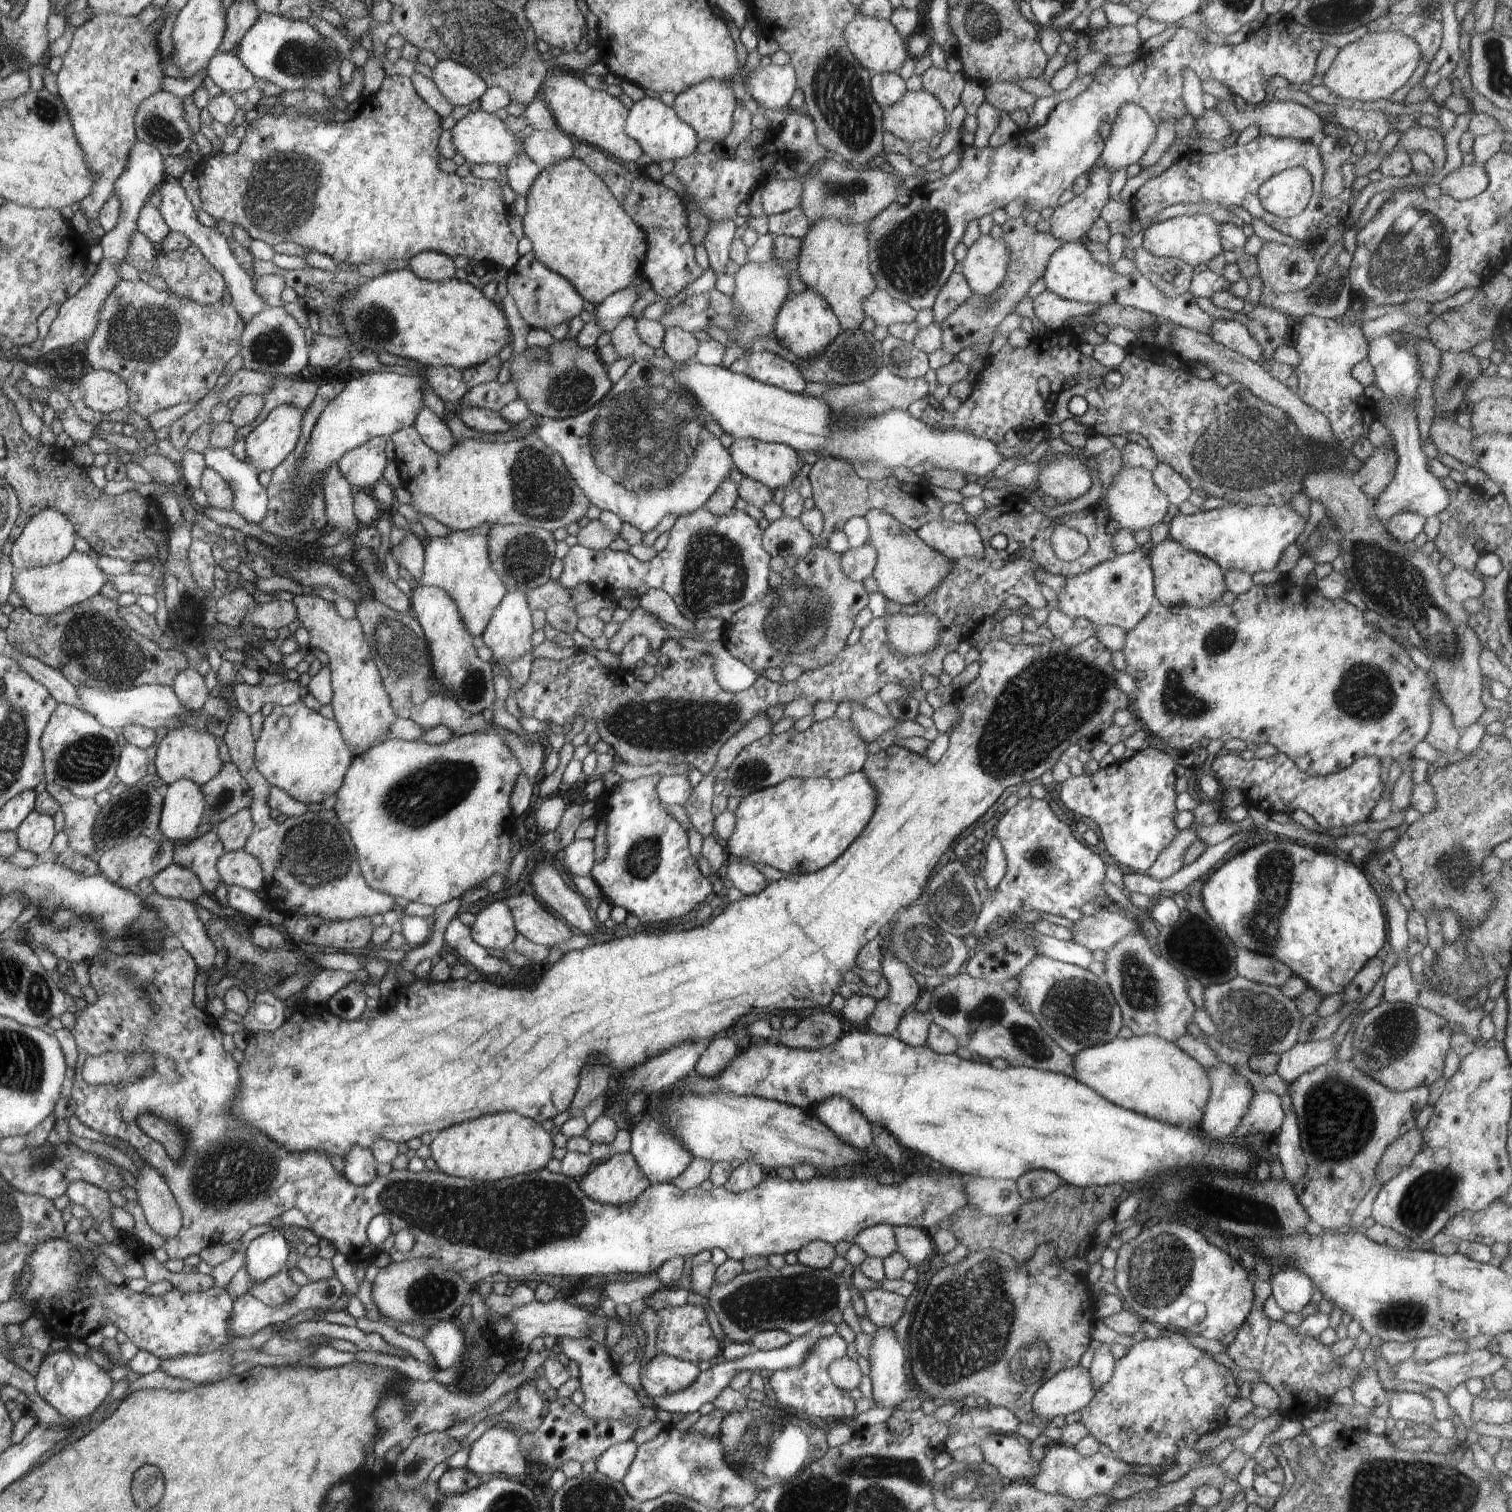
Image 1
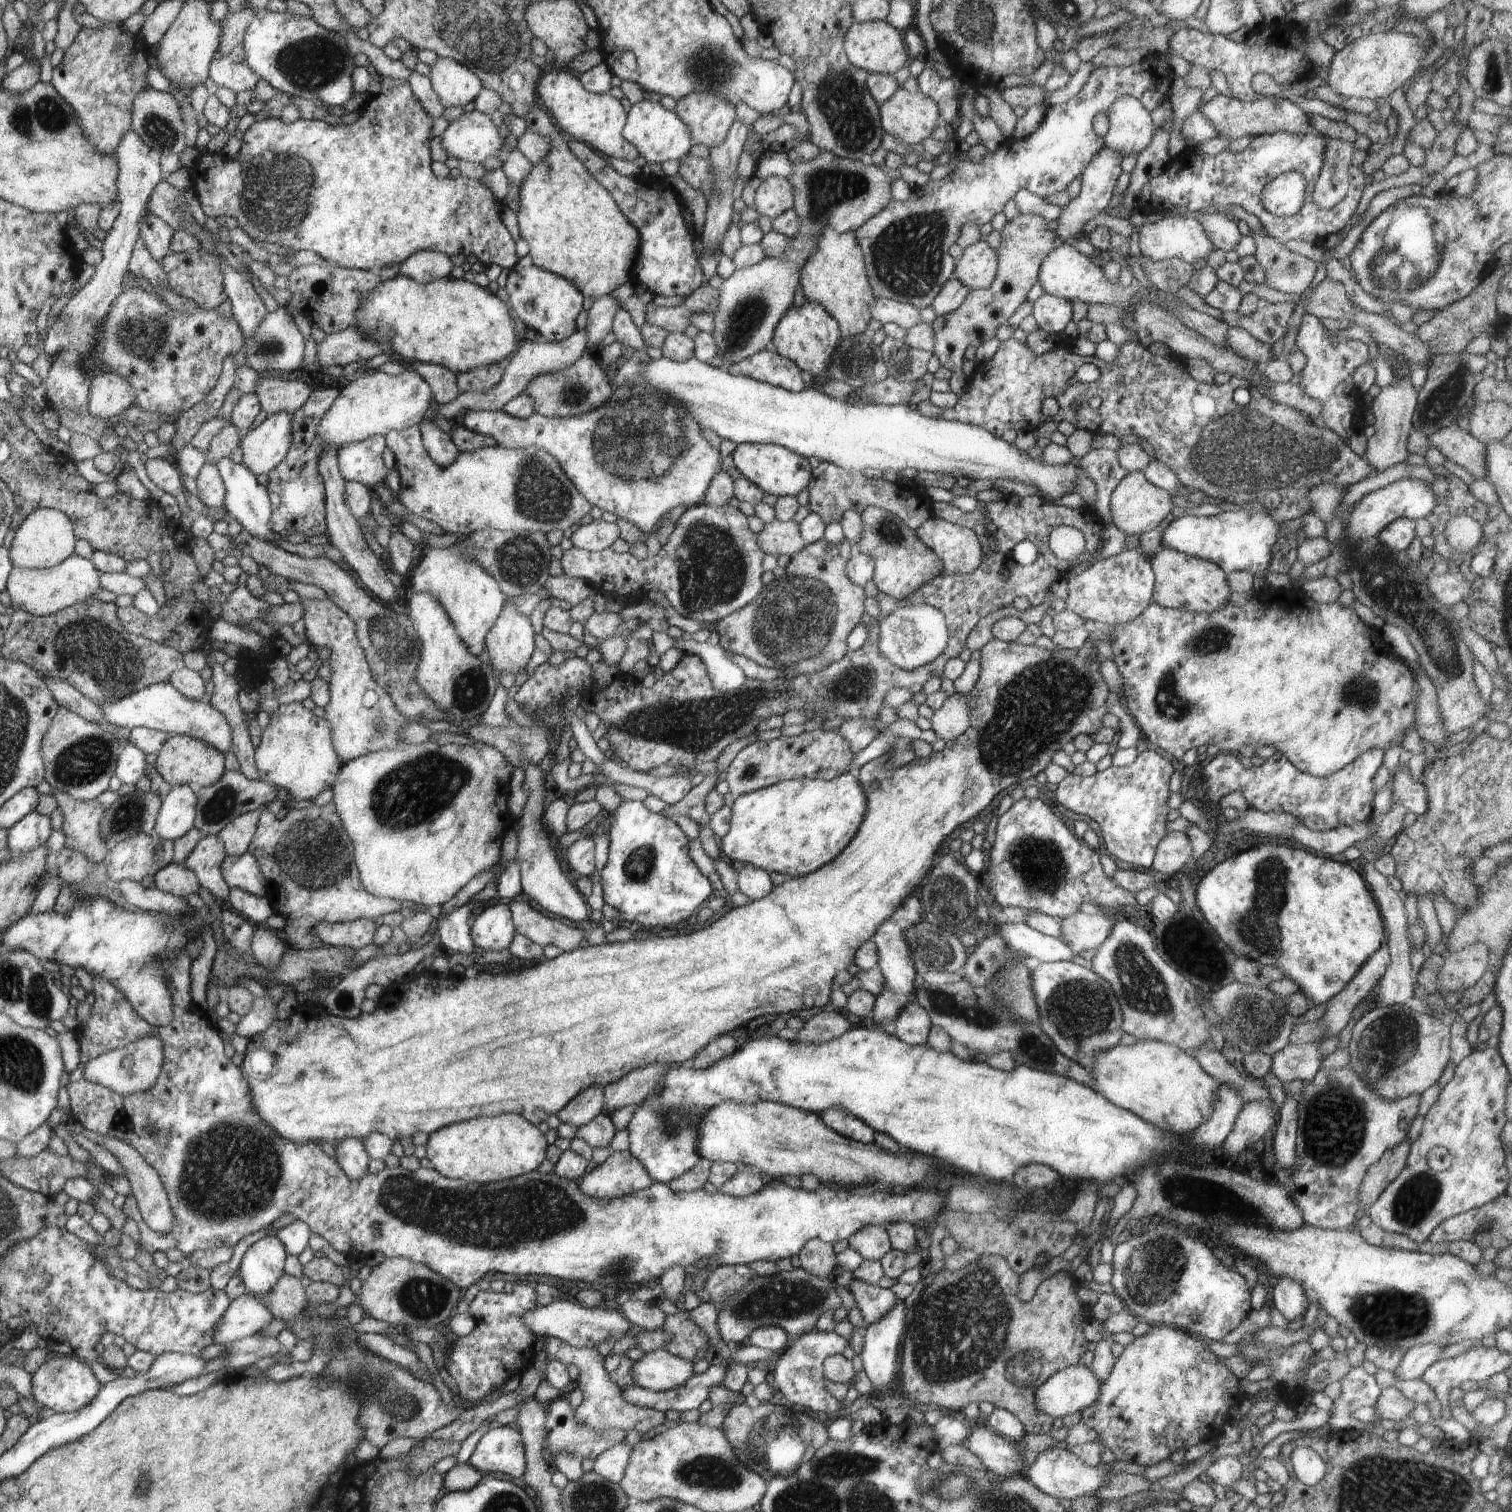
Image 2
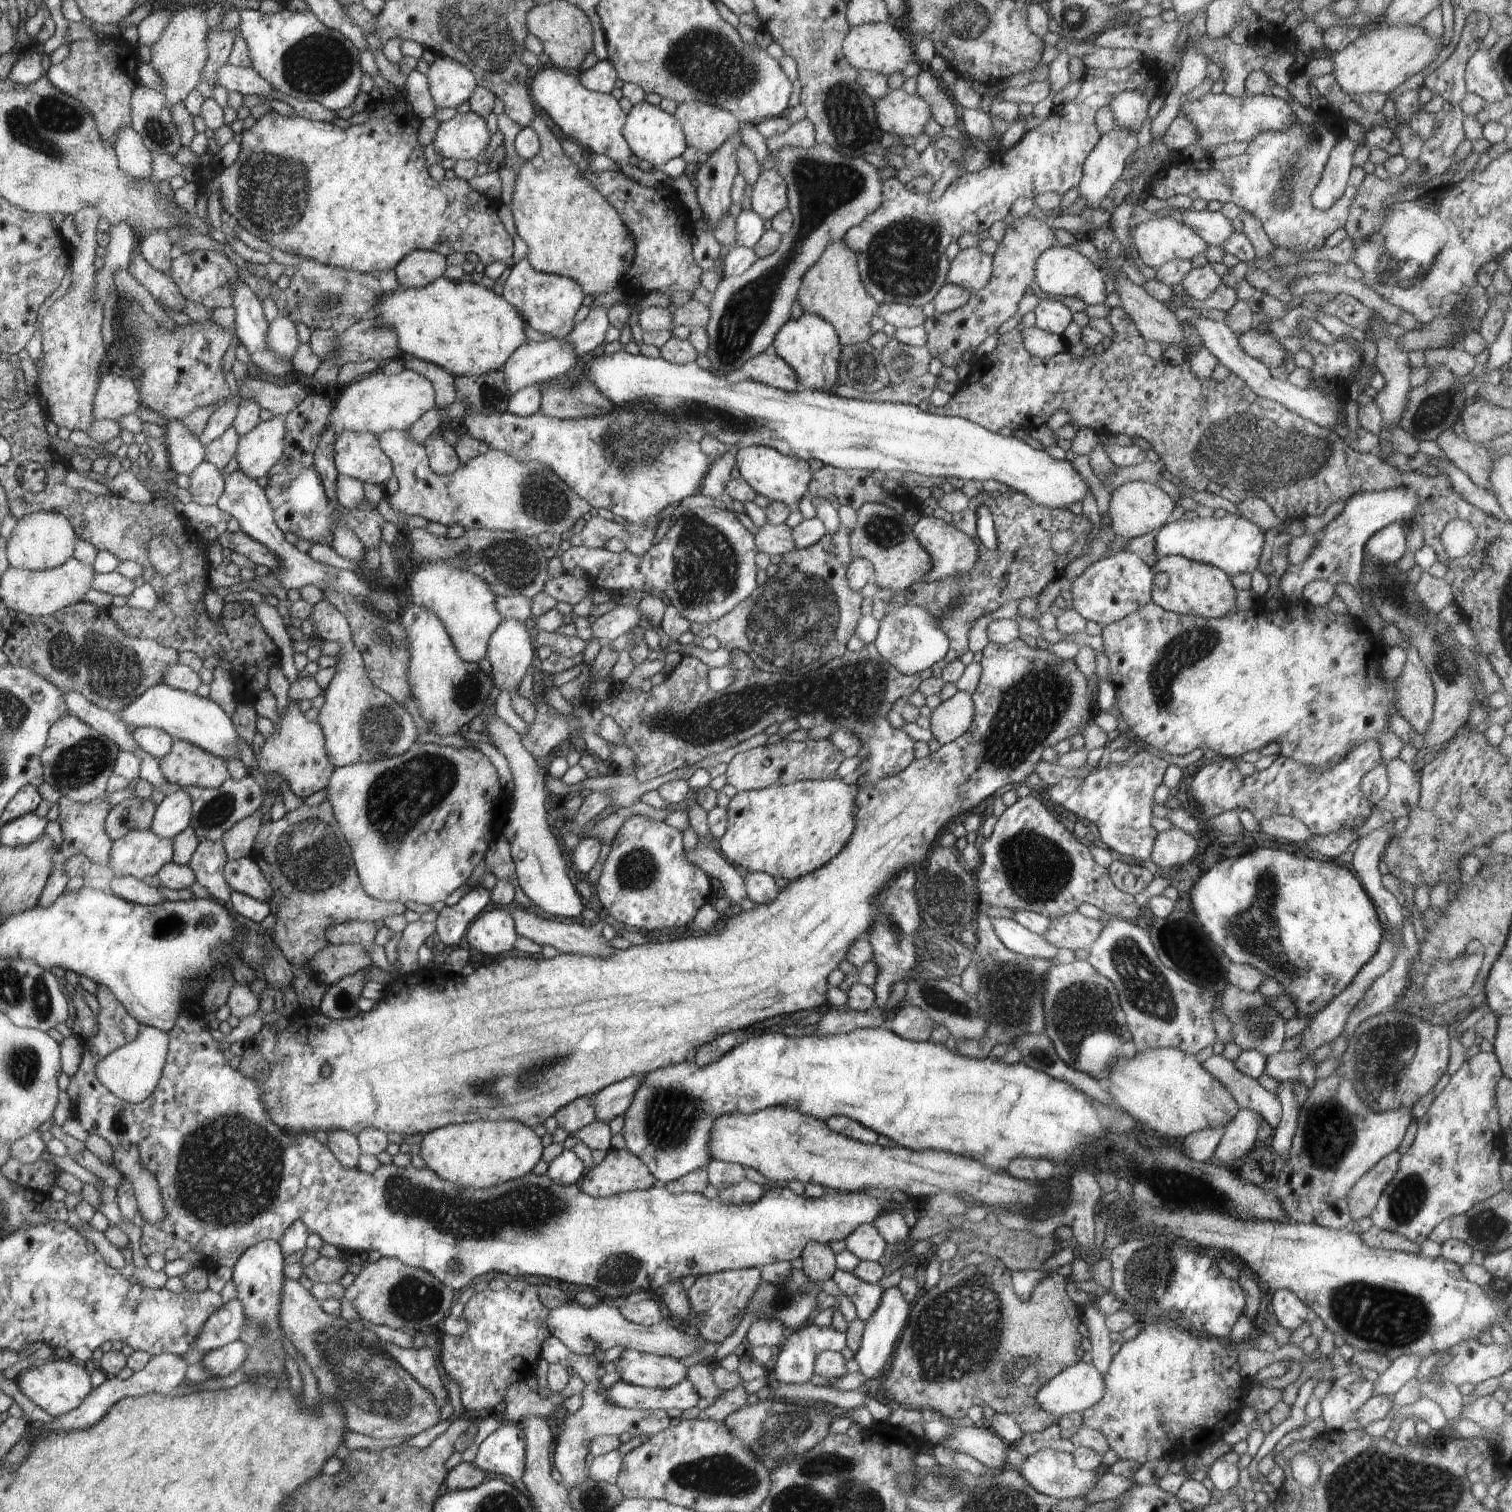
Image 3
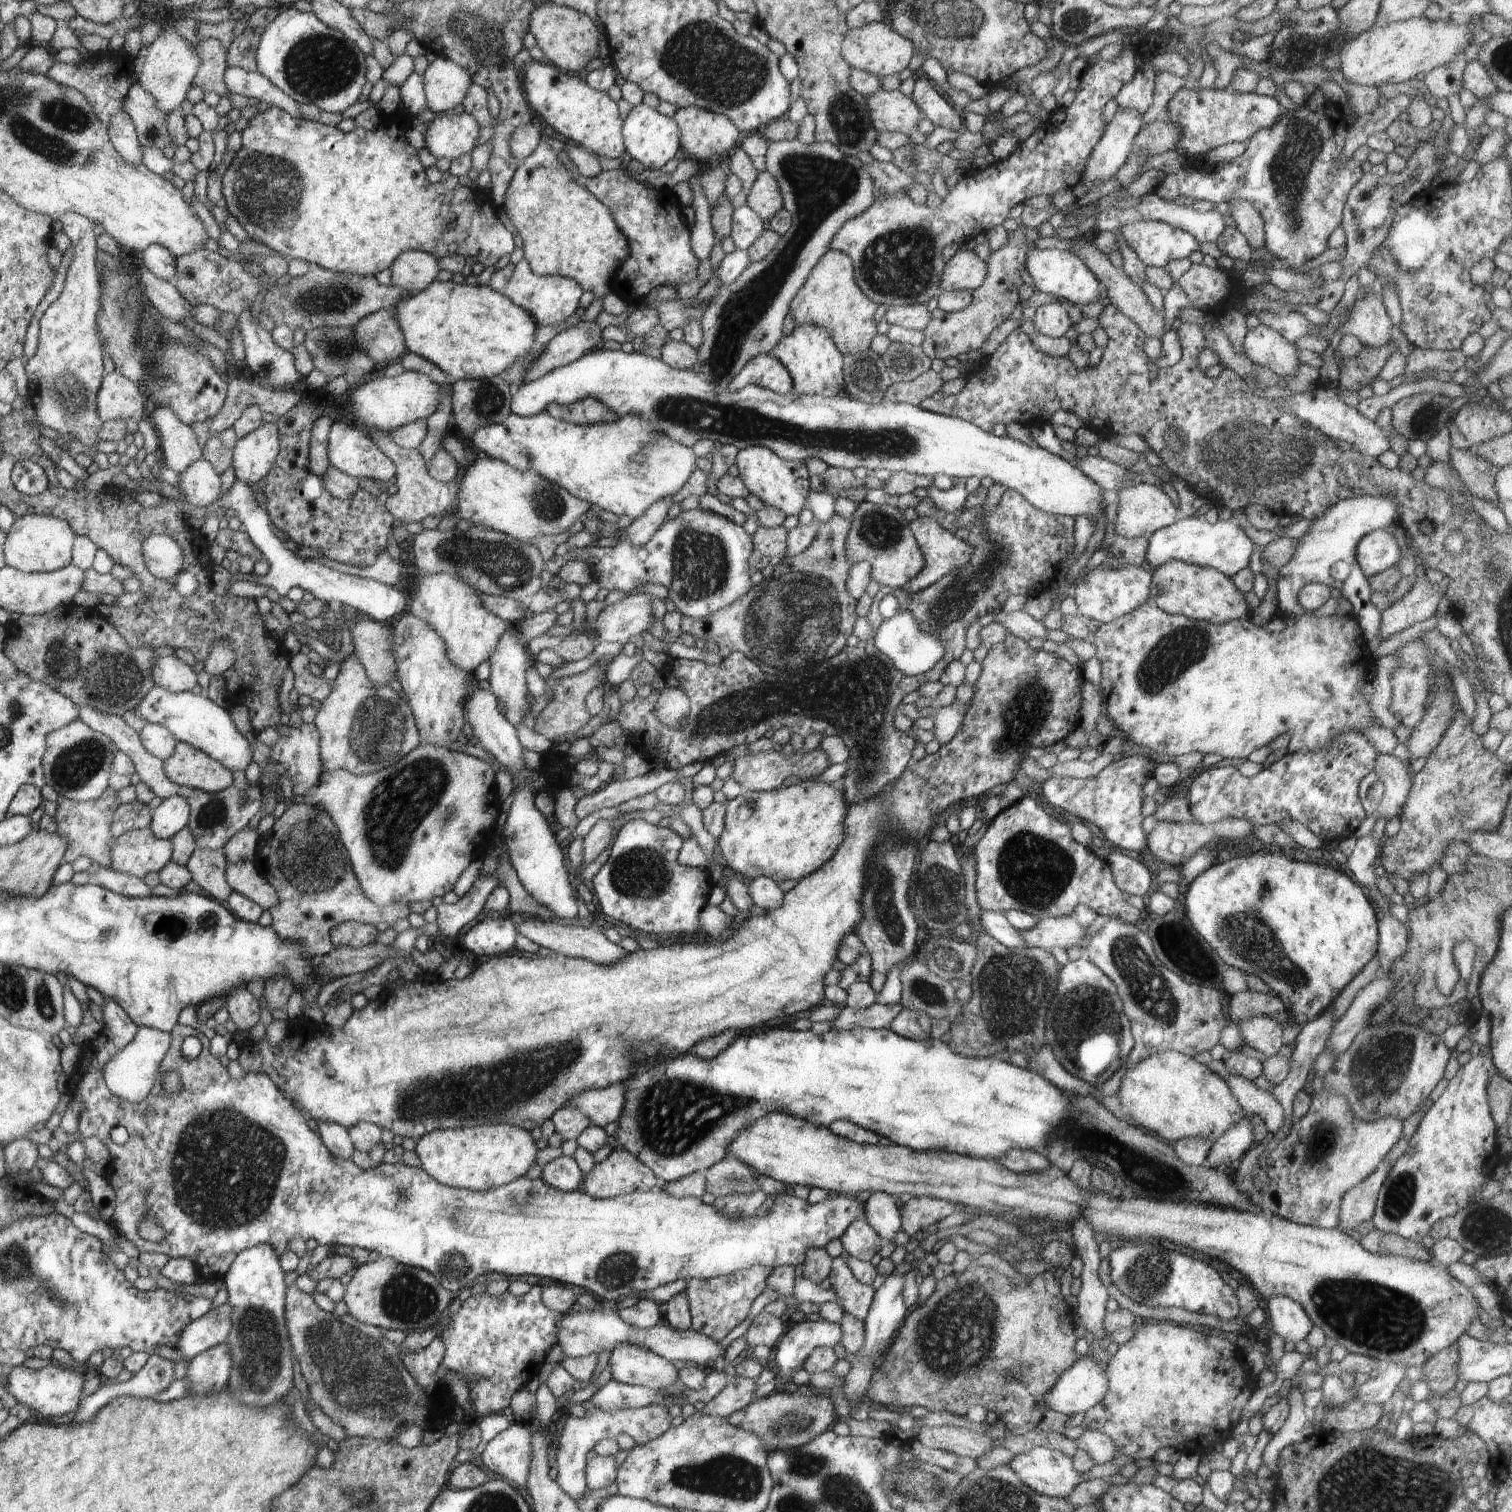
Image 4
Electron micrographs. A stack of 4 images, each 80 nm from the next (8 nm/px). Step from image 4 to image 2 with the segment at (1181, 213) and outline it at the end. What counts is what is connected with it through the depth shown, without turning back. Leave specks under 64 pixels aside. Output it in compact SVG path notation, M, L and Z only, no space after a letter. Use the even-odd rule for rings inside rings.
M1205 213L1198 222L1204 227L1207 237L1216 249L1227 252L1235 250L1237 242L1241 239L1237 224L1230 220L1224 213Z

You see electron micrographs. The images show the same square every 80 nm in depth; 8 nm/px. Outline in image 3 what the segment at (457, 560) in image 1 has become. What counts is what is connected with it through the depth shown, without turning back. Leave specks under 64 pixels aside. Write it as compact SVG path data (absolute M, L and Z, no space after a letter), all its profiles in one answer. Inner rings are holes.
M424 563L410 582L412 602L437 615L449 631L454 646L464 662L478 663L486 654L492 634L504 620L497 609L497 595L492 586L471 572L446 566L444 563Z

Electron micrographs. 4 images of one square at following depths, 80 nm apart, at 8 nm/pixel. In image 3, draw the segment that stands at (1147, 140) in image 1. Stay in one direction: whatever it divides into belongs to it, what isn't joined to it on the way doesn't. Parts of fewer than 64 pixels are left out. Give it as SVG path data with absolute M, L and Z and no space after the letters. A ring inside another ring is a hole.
M1125 90L1114 97L1112 107L1116 127L1126 127L1137 133L1144 118L1148 117L1150 100L1141 90Z

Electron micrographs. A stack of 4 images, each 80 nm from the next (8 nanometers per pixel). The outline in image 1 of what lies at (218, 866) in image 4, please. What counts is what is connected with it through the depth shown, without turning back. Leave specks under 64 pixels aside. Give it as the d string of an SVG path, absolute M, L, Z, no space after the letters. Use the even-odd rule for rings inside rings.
M213 829L201 837L178 842L175 862L188 870L193 870L194 874L201 879L205 892L213 896L221 883L216 865L225 853L217 832Z

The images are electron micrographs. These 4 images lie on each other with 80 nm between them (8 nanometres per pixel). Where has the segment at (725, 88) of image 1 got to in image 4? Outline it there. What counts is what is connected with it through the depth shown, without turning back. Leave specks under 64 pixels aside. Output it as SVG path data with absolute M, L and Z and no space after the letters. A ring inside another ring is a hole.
M684 107L677 110L674 118L681 131L684 152L692 158L698 158L700 162L706 162L707 165L717 163L722 158L726 160L729 156L728 152L736 148L736 142L740 138L738 126L726 115L719 115L698 107Z

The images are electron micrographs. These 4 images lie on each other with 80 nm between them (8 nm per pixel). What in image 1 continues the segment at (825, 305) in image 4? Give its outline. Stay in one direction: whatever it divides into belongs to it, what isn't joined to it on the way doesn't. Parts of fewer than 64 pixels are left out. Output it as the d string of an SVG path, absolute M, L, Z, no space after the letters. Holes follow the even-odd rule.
M822 217L802 239L798 274L808 289L813 289L826 299L844 331L860 329L866 318L863 302L877 289L870 270L866 227L863 224L854 225L832 217Z

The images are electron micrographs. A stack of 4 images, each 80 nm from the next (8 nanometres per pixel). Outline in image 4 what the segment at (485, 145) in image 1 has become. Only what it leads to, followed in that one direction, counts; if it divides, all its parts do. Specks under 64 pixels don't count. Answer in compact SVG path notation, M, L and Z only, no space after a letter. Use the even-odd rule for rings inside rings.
M450 110L428 123L424 148L437 159L448 158L453 161L464 153L471 153L478 146L475 140L481 128L471 114L457 114Z

